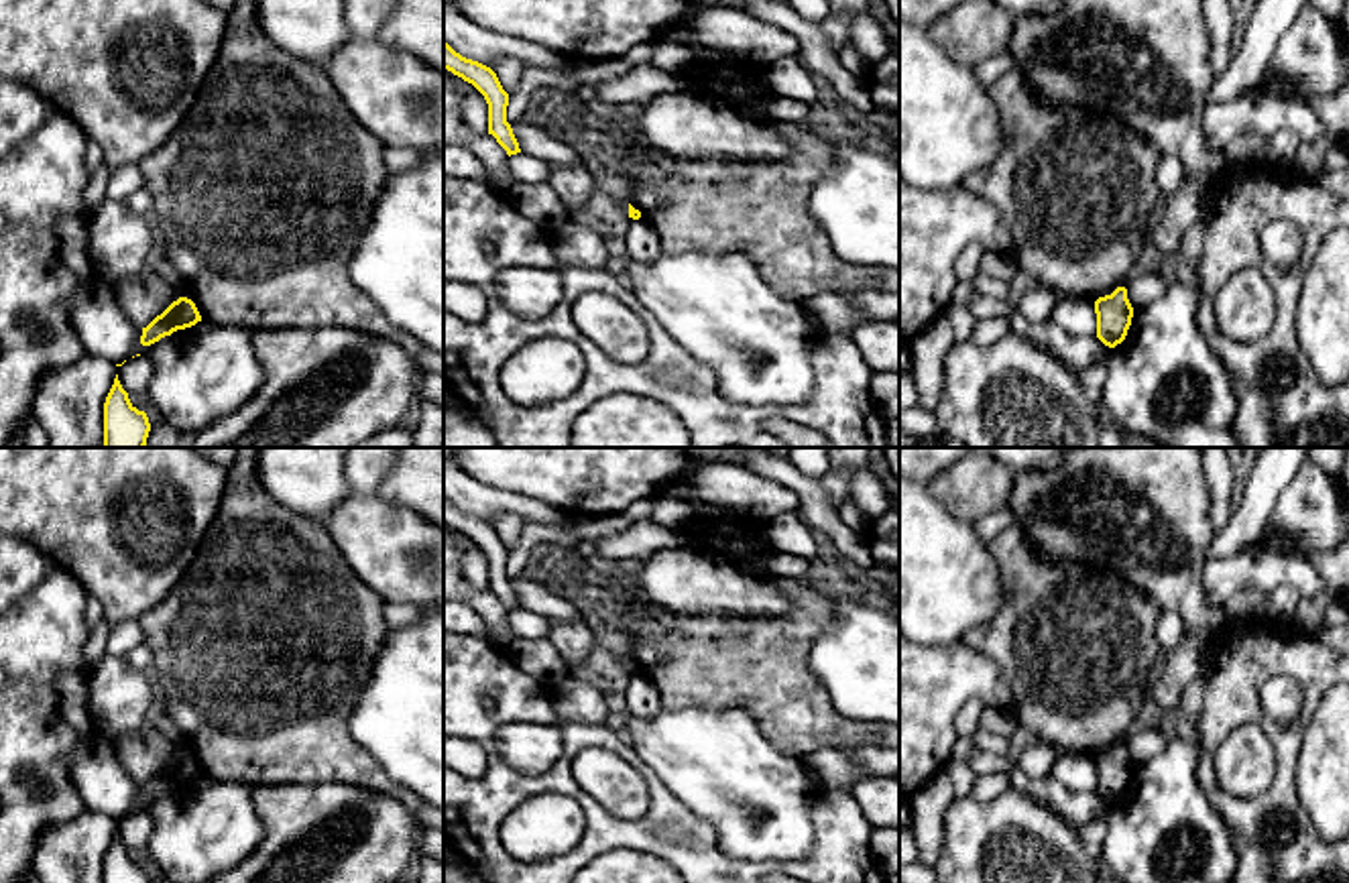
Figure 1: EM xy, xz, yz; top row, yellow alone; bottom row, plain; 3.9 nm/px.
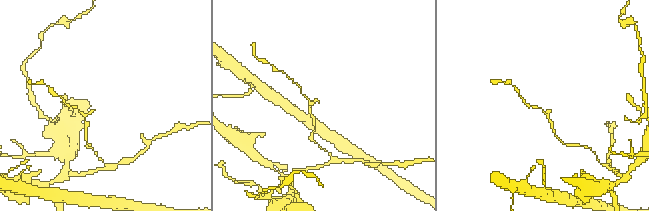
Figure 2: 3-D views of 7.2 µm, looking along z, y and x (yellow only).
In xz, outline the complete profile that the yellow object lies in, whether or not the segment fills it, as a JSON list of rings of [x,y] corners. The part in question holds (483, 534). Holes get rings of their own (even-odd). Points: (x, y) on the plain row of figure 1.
[[[444,498],[444,525],[472,539],[488,560],[488,590],[507,606],[507,610],[521,608],[519,598],[507,578],[509,549],[503,545],[496,529],[472,515],[456,509],[448,498]]]

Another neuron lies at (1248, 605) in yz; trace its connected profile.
[[[1245,588],[1227,602],[1225,612],[1227,619],[1237,623],[1268,619],[1270,592],[1264,592],[1259,588]]]

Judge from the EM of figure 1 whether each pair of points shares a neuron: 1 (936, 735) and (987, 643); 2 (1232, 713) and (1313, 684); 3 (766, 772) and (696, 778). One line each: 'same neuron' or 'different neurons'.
1: different neurons
2: same neuron
3: same neuron

